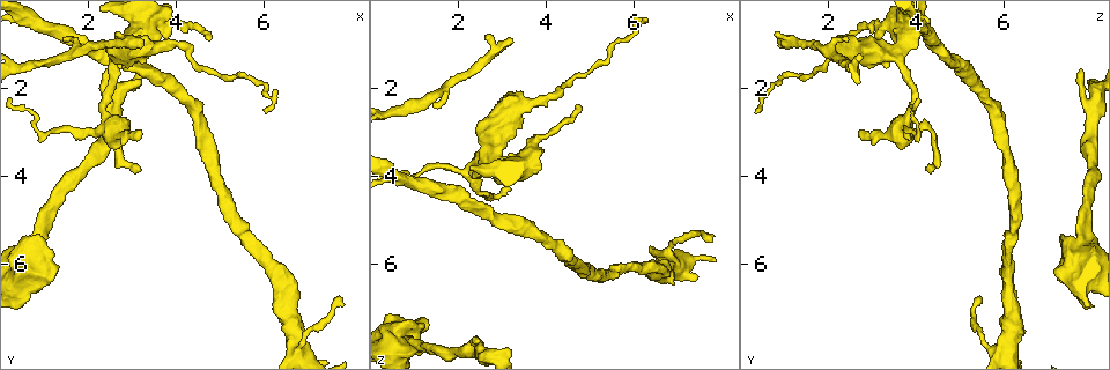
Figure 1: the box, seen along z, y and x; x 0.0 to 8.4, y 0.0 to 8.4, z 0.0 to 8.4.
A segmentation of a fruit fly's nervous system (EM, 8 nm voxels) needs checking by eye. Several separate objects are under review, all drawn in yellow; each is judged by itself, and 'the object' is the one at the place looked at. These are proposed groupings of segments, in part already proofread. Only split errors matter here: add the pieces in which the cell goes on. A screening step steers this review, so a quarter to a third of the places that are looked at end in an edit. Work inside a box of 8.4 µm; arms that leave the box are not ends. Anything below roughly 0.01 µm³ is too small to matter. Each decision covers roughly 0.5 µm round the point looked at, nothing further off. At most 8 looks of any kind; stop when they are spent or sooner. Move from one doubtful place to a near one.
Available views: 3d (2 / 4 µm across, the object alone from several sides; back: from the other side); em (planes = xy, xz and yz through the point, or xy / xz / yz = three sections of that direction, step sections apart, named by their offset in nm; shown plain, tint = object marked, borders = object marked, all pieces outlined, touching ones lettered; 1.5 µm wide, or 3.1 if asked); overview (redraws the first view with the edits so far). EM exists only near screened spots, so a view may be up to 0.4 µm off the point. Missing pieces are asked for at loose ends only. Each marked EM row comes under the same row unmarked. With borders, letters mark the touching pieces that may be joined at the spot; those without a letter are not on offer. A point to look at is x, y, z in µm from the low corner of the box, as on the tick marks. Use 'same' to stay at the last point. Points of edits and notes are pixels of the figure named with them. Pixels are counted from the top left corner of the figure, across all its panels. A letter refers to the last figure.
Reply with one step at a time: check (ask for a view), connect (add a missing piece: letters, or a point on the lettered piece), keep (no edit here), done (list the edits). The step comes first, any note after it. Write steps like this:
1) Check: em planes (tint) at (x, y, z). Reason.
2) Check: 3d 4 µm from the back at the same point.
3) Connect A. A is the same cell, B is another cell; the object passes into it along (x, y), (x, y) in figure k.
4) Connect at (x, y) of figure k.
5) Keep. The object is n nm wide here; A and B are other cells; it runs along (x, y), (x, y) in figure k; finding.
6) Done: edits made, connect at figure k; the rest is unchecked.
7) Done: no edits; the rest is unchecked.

Check: em planes (tint) at (2.45, 1.55, 7.75). Free end.

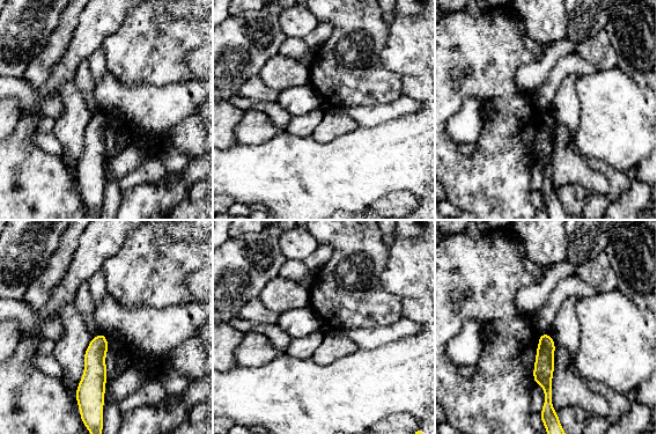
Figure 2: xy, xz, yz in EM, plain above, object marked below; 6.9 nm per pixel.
Check: em planes (borders) at the same point. See the neighbours.

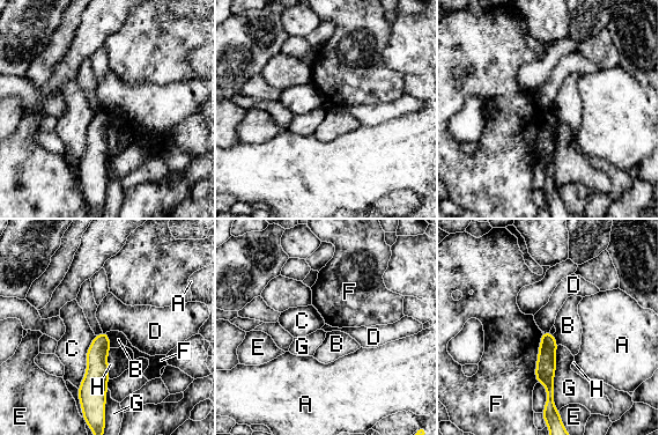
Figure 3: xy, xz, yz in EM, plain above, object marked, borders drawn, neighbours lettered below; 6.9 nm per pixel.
Keep. The longest contact is with G, 460 nm; A, B, C, D, E, F, G and H are other cells; a border runs along (543, 331), (549, 332) in figure 3; none of them fits.

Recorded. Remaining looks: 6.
Check: 3d 4 µm at (3.15, 3.90, 4.30). An open end.

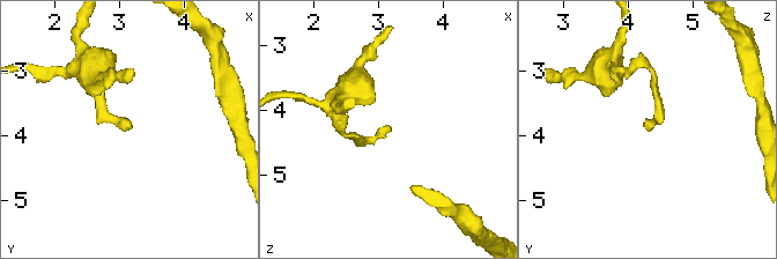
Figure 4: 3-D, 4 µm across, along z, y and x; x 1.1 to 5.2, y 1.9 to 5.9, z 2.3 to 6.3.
Check: em planes (borders) at (3.15, 3.85, 4.20).

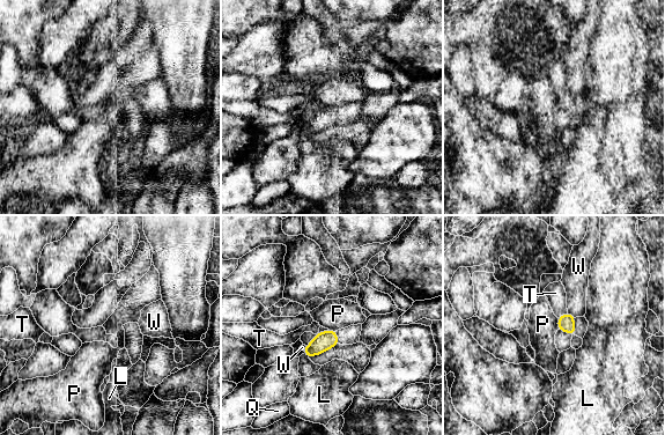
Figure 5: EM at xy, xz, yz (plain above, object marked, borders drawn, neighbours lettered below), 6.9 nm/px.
Keep. L, P, Q, T and W are other cells; none of them fits.

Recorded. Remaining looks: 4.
Check: em planes (tint) at (4.70, 0.90, 2.40). An open end.

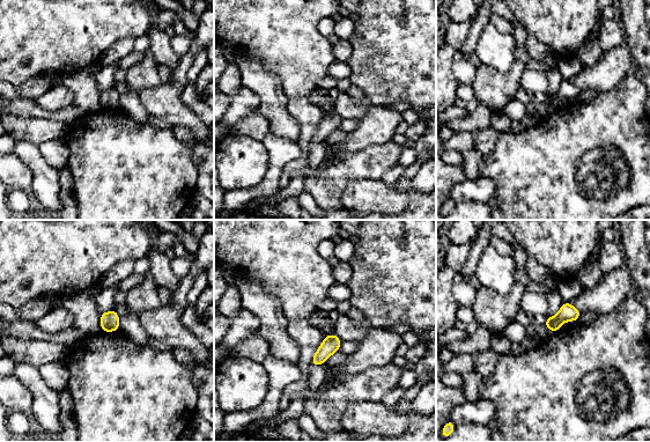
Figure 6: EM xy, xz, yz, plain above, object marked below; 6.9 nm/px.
Check: em planes (borders) at the same point. What lies round it.

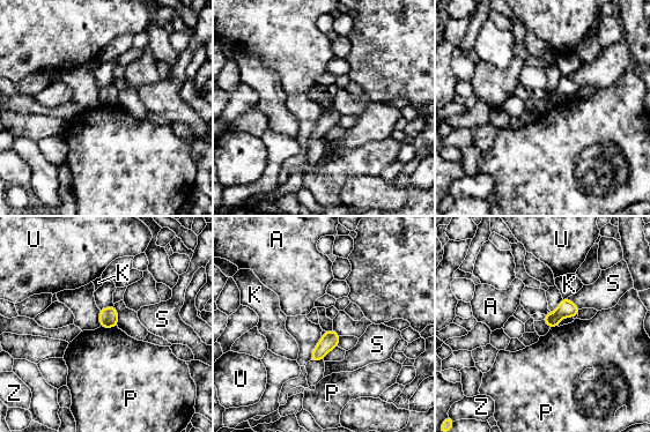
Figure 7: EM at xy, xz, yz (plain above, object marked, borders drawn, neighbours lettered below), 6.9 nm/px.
Keep. The object is 100 nm wide here; A, K, P, S, U and Z are other cells; a border runs along (100, 326), (117, 327) in figure 7; none of them fits.

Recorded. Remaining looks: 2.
Done: no edits; the rest is unchecked.

